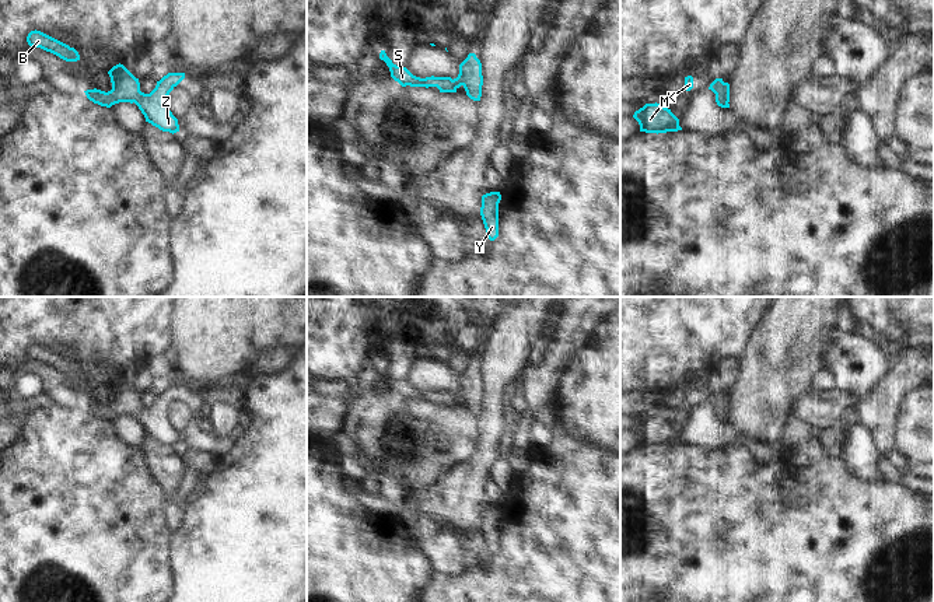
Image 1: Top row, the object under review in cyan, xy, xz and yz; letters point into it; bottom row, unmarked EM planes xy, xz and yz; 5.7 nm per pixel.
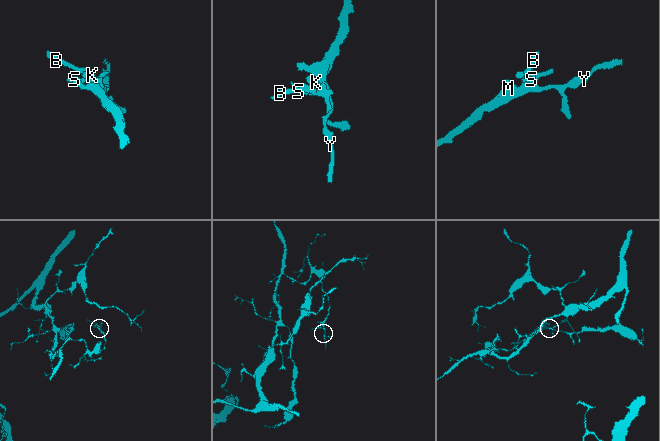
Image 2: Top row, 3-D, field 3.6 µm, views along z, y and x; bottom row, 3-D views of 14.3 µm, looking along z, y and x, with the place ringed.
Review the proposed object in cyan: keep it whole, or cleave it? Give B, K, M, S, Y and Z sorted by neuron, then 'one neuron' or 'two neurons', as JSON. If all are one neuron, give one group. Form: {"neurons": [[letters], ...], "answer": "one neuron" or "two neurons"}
{"neurons": [["B", "K", "M", "S", "Y", "Z"]], "answer": "one neuron"}

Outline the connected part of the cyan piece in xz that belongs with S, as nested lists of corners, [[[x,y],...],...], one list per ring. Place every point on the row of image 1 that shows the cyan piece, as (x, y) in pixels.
[[[381,50],[379,59],[386,63],[391,77],[402,87],[437,87],[440,92],[456,92],[456,90],[462,85],[471,99],[480,101],[483,85],[482,63],[475,53],[469,53],[459,64],[459,74],[454,80],[451,77],[434,76],[426,78],[416,77],[406,67],[393,64],[385,50]]]

